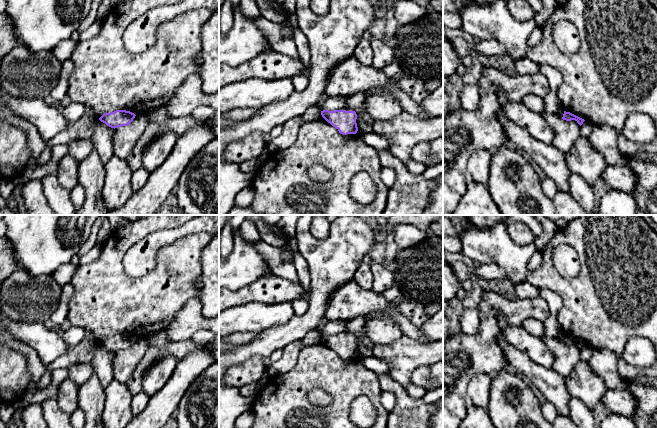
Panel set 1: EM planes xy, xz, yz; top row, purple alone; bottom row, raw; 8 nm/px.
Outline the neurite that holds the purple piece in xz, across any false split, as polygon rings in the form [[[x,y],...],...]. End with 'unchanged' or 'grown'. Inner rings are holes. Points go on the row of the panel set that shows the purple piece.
[[[323,110],[321,111],[322,117],[335,127],[340,134],[356,134],[358,131],[356,119],[357,114],[355,111],[346,110]]] | unchanged

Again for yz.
[[[564,111],[564,114],[563,114],[563,117],[562,117],[563,120],[566,120],[566,121],[571,121],[571,120],[575,120],[580,126],[583,124],[583,122],[585,121],[584,119],[570,113],[570,112],[566,112]]] | unchanged

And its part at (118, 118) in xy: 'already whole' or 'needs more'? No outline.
already whole

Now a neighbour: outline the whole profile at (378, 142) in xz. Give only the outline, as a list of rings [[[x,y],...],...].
[[[357,131],[360,138],[368,145],[374,147],[377,150],[389,150],[389,142],[383,136],[377,135],[371,131],[363,132]]]

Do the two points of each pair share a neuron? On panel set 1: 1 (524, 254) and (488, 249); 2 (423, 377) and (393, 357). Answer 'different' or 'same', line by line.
1: same
2: different

